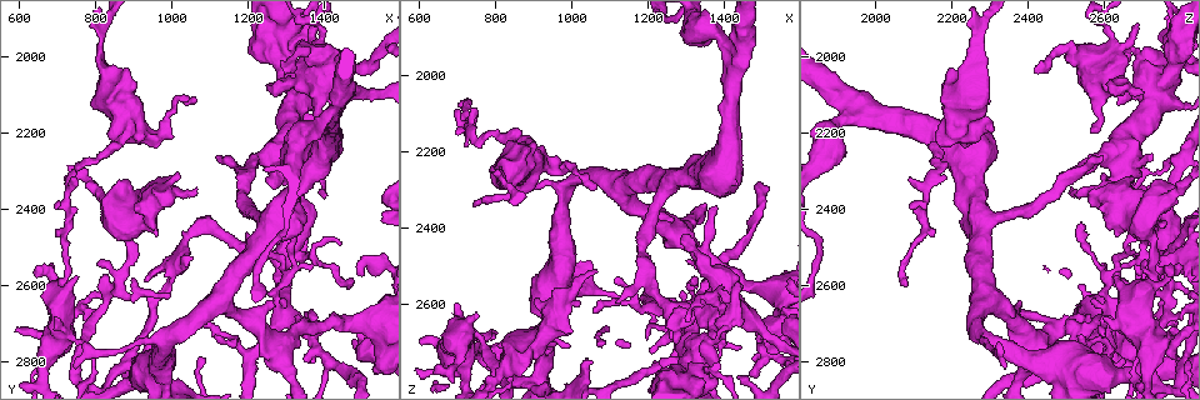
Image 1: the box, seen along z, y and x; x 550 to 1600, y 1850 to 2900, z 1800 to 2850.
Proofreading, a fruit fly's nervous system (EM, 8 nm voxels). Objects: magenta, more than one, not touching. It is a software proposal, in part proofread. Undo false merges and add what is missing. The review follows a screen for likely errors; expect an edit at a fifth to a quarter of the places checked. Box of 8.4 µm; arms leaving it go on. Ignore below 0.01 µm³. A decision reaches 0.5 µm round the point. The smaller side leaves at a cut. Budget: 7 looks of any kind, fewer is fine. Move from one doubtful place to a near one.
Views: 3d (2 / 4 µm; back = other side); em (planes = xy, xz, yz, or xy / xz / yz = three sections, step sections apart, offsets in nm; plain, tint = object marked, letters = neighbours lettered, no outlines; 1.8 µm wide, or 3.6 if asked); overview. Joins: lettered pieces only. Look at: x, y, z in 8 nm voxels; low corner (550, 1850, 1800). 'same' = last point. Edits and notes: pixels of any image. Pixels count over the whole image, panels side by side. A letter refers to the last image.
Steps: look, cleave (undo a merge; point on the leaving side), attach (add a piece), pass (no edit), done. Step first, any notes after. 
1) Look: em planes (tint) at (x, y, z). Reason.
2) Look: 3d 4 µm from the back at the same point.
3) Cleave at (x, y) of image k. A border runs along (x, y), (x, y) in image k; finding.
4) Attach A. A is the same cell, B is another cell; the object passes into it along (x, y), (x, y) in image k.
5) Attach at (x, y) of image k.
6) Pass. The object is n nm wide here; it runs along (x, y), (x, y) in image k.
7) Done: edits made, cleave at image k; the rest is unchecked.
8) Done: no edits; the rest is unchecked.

Look: em xz step 16 (letters) at (695, 2595, 2085). Thin end.

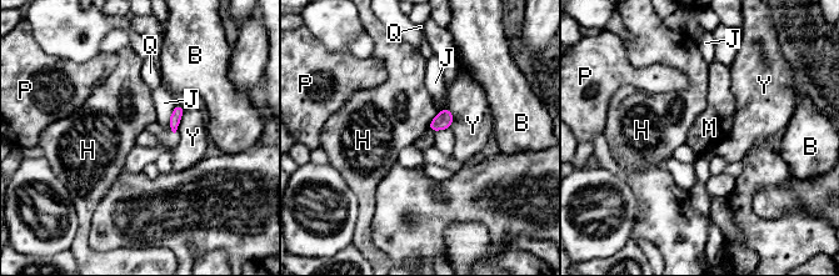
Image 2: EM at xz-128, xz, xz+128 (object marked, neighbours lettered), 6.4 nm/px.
Look: em planes (letters) at the same point. Cut it another way.

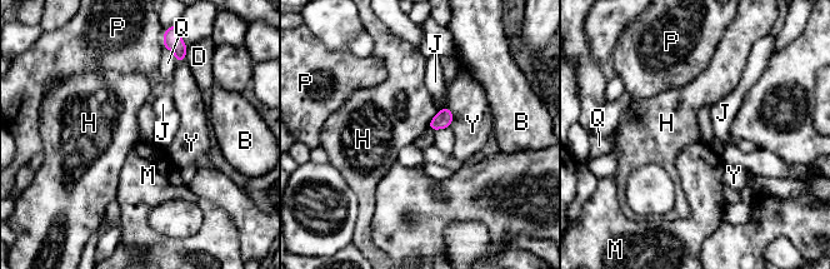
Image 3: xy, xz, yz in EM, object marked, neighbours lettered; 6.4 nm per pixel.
Pass. The longest contact is with Y, 140 nm; B, D, H, J, M, P, Q and Y are other cells; none of them fits.

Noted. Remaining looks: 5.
Look: 3d 2 µm at (840, 2240, 2155). Calibre changes.

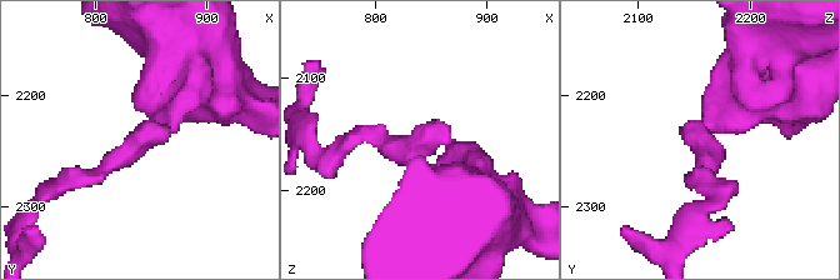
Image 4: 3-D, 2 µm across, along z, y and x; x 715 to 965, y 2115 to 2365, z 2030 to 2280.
Look: em xz step 16 (letters) at (840, 2238, 2156). Need the tissue.

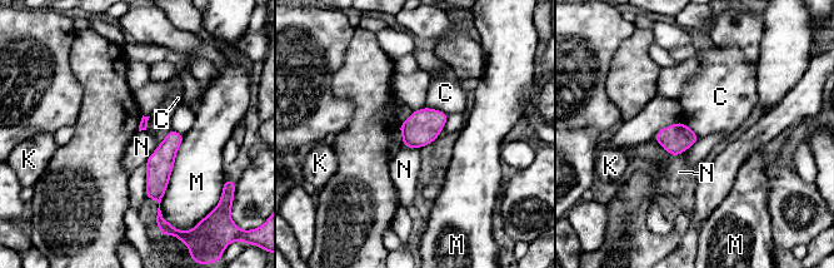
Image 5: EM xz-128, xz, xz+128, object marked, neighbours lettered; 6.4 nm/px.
Look: em planes (letters) at the same point.

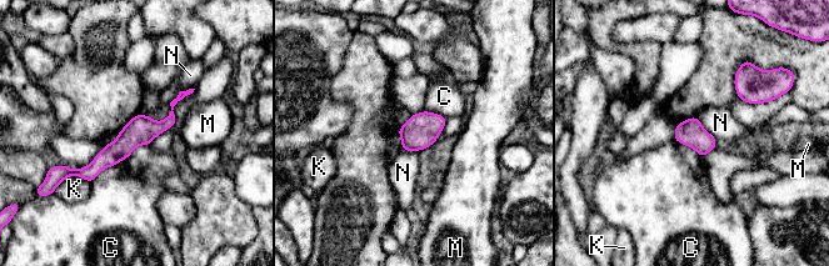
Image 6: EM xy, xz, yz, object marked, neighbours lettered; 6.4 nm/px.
Pass. The object is 170 nm wide here; C, K, M and N are other cells; it runs along (183, 94), (163, 125), (76, 171) in image 6; one cell here.

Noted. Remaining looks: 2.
Look: em planes (letters) at (1330, 2080, 2745). Arms run side by side.

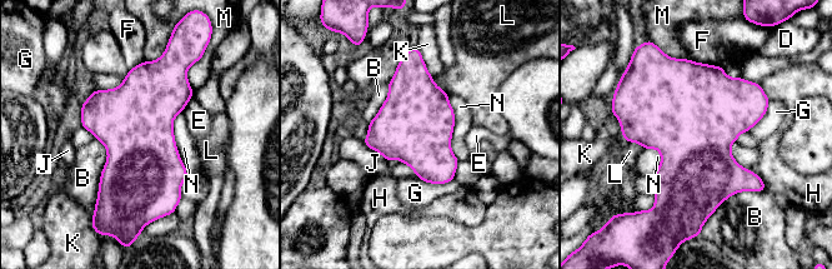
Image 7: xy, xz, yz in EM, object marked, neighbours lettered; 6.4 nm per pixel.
Pass. B, D, E, F, G, H, J, K, L, M and N are other cells; a border runs along (181, 110), (173, 134), (189, 174) in image 7; continuous, no second cell.

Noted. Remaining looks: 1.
Done: no edits; the rest is unchecked.

